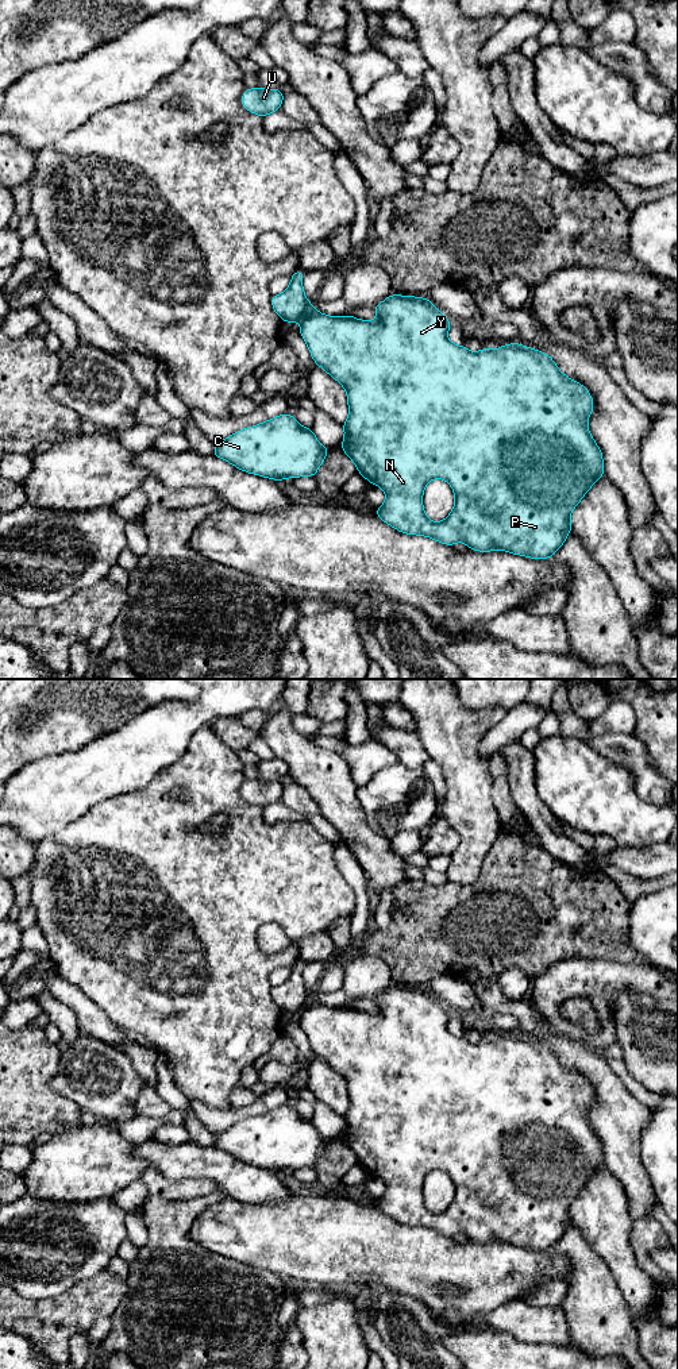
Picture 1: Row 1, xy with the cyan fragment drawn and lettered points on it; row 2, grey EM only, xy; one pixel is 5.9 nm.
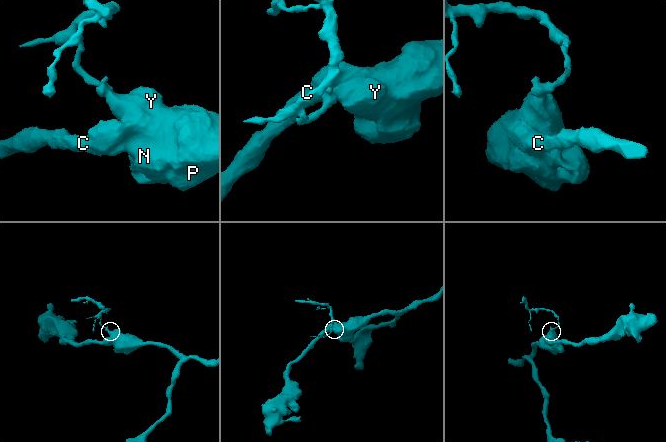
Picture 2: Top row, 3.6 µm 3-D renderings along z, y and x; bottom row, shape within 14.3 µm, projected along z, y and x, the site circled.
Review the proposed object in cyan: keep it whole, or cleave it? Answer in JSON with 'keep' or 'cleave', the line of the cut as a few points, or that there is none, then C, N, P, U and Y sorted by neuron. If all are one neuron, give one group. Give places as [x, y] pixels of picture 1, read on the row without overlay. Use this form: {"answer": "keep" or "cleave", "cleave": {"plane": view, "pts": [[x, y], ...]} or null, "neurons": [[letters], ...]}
{"answer": "cleave", "cleave": {"plane": "xy", "pts": [[312, 998], [300, 1010]]}, "neurons": [["C", "N", "P", "Y"], ["U"]]}

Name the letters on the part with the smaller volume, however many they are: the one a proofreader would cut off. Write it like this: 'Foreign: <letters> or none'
Foreign: U

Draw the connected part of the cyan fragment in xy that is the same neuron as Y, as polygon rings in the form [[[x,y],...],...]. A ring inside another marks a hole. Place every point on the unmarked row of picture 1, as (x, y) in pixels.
[[[390,986],[375,996],[374,1002],[377,1003],[377,1010],[367,1013],[350,1006],[334,1009],[312,999],[301,1010],[300,1025],[308,1036],[315,1054],[335,1069],[347,1083],[350,1104],[343,1114],[344,1131],[339,1138],[355,1154],[358,1164],[369,1175],[377,1176],[385,1183],[386,1191],[382,1198],[375,1200],[375,1206],[402,1225],[427,1227],[447,1237],[463,1233],[469,1239],[479,1243],[502,1241],[532,1250],[551,1249],[566,1233],[567,1226],[573,1223],[570,1204],[586,1183],[604,1168],[602,1144],[588,1121],[588,1108],[593,1103],[593,1088],[588,1080],[562,1065],[550,1046],[524,1038],[520,1034],[504,1036],[497,1041],[482,1040],[477,1044],[469,1042],[465,1037],[451,1034],[447,1029],[451,1014],[428,990]],[[435,1169],[447,1172],[455,1185],[455,1196],[451,1204],[440,1214],[431,1212],[423,1200],[424,1179]]]

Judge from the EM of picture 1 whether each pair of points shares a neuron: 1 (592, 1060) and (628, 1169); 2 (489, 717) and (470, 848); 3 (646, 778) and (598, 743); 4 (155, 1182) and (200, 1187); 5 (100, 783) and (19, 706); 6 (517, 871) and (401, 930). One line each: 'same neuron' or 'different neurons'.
1: same neuron
2: same neuron
3: same neuron
4: same neuron
5: different neurons
6: same neuron

